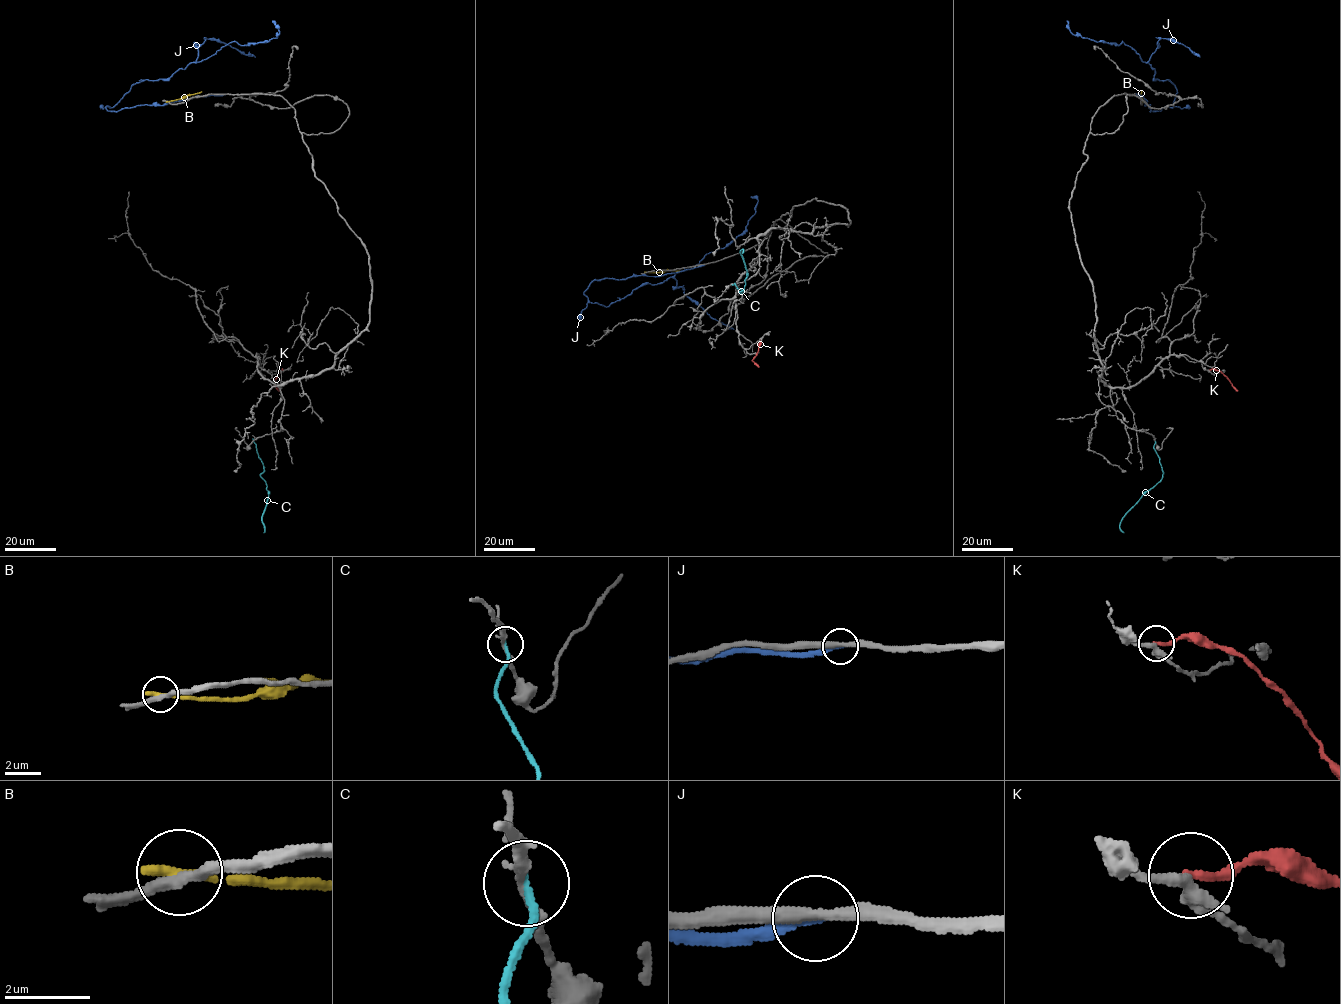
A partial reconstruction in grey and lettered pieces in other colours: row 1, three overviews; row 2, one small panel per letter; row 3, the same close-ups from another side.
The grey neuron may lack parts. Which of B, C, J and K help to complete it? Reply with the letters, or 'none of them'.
none of them

